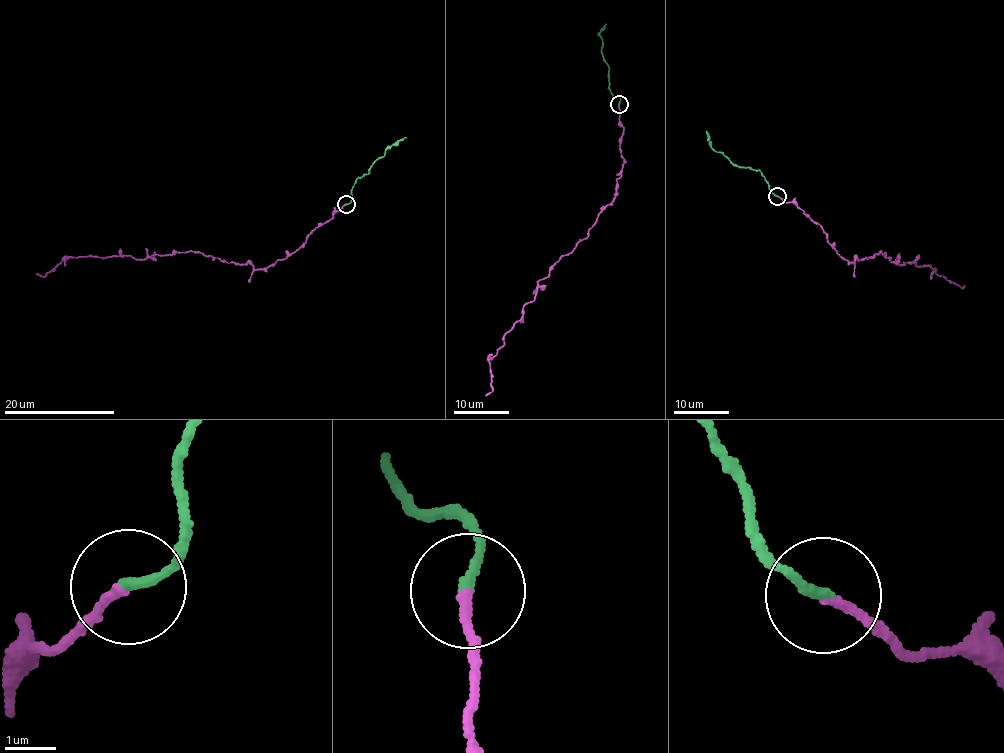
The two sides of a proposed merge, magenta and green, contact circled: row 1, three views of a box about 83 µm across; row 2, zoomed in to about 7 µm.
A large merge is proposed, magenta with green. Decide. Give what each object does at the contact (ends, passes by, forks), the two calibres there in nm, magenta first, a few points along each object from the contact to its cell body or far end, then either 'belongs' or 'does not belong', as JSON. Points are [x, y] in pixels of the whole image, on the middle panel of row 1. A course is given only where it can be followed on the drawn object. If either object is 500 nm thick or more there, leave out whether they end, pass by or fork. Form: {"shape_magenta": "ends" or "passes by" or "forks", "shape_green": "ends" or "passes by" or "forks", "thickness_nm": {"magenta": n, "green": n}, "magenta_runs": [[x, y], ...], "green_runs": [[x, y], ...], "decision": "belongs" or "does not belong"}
{"shape_magenta": "ends", "shape_green": "ends", "thickness_nm": {"magenta": 180, "green": 200}, "magenta_runs": [[618, 104], [625, 160], [614, 199], [587, 237], [538, 281], [535, 298], [489, 359], [492, 388], [485, 395]], "green_runs": [[618, 104], [619, 97], [614, 97], [609, 88], [608, 65], [601, 49], [599, 35], [606, 24]], "decision": "belongs"}

